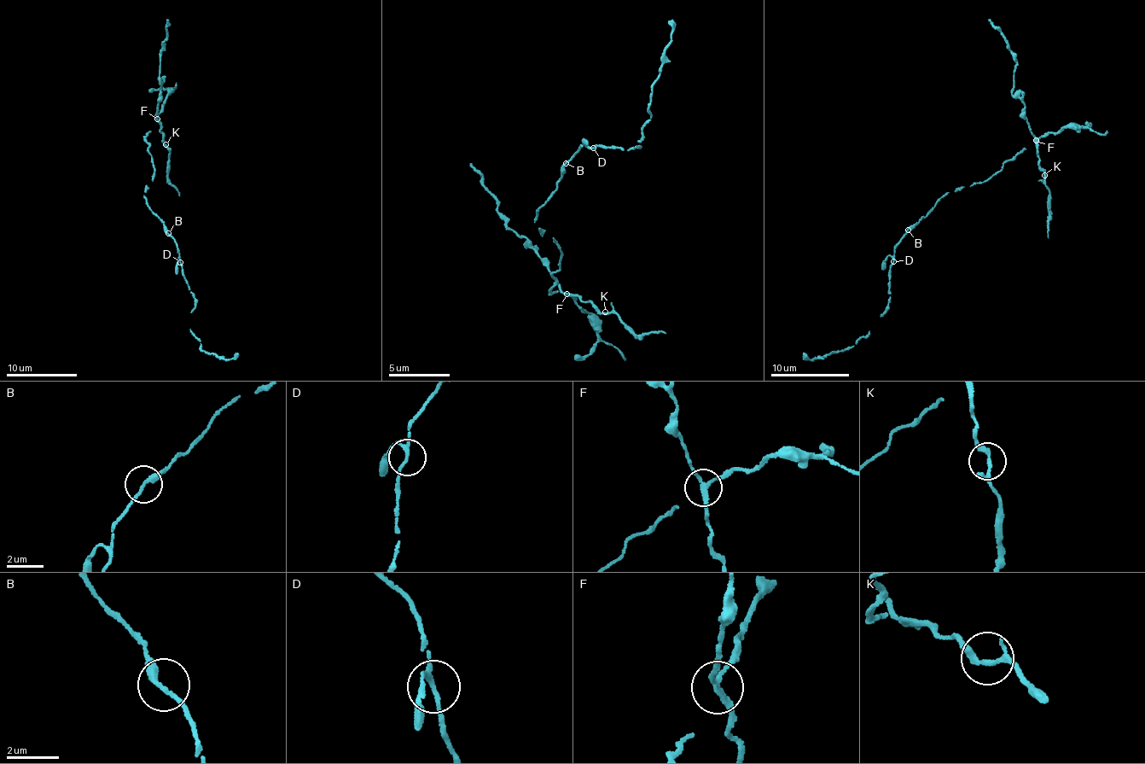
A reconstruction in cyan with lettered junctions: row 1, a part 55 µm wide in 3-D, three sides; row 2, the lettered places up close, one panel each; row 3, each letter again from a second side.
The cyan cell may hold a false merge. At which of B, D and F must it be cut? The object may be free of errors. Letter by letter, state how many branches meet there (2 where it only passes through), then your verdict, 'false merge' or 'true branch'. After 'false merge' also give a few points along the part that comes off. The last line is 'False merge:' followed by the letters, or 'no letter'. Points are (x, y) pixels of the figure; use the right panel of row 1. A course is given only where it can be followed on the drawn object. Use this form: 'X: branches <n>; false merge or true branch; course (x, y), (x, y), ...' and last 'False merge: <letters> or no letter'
B: branches 2; true branch
D: branches 3; true branch
F: branches 3; false merge; course (1036, 140), (1024, 115), (1022, 98), (1013, 90), (1014, 55), (1008, 41), (989, 19)
False merge: F

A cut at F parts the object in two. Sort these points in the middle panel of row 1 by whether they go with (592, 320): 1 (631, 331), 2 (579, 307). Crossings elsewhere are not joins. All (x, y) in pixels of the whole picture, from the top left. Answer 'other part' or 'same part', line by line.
1: other part
2: same part

